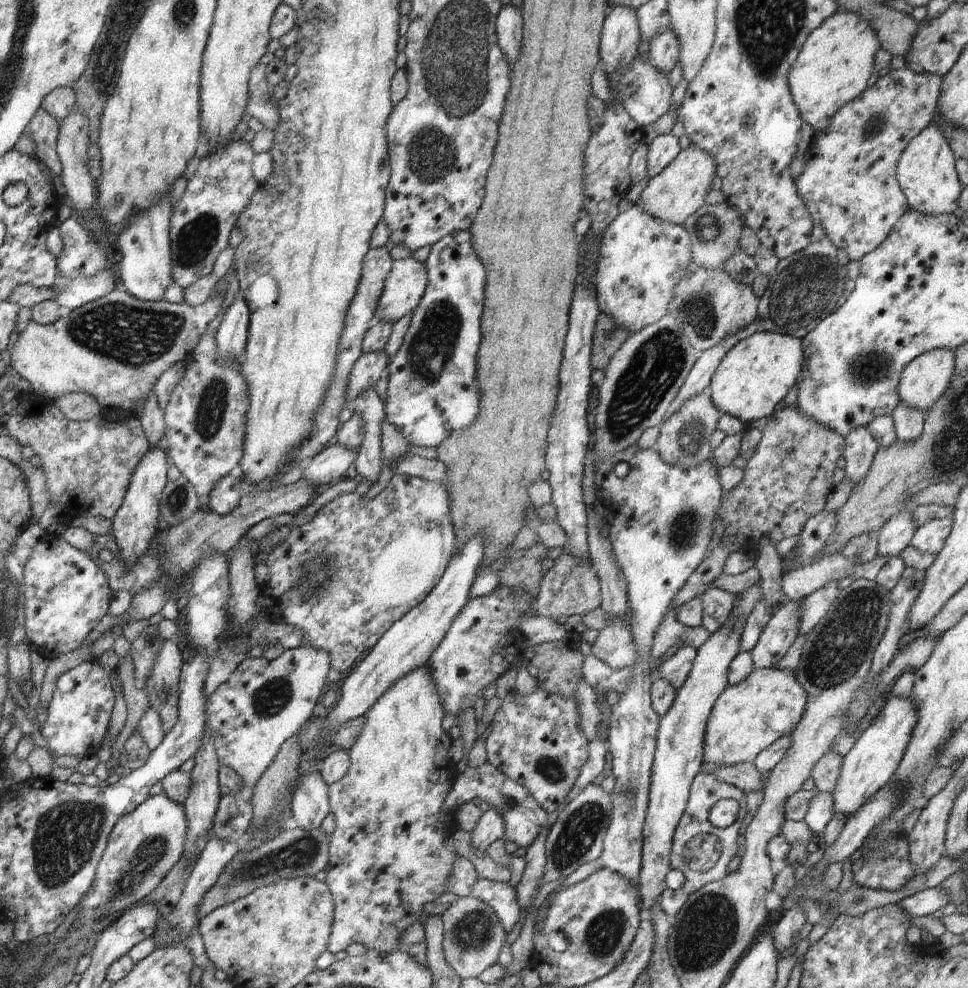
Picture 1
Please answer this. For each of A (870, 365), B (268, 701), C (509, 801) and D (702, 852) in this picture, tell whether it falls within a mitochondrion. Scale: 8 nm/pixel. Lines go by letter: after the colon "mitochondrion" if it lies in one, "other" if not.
A: mitochondrion
B: mitochondrion
C: mitochondrion
D: mitochondrion

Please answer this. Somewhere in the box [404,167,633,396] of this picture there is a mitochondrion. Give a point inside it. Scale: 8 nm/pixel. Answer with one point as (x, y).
(432, 346)

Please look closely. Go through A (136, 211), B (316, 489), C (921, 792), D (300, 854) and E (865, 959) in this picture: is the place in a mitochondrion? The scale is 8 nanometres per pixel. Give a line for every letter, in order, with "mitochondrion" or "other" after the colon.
A: other
B: other
C: other
D: mitochondrion
E: other

